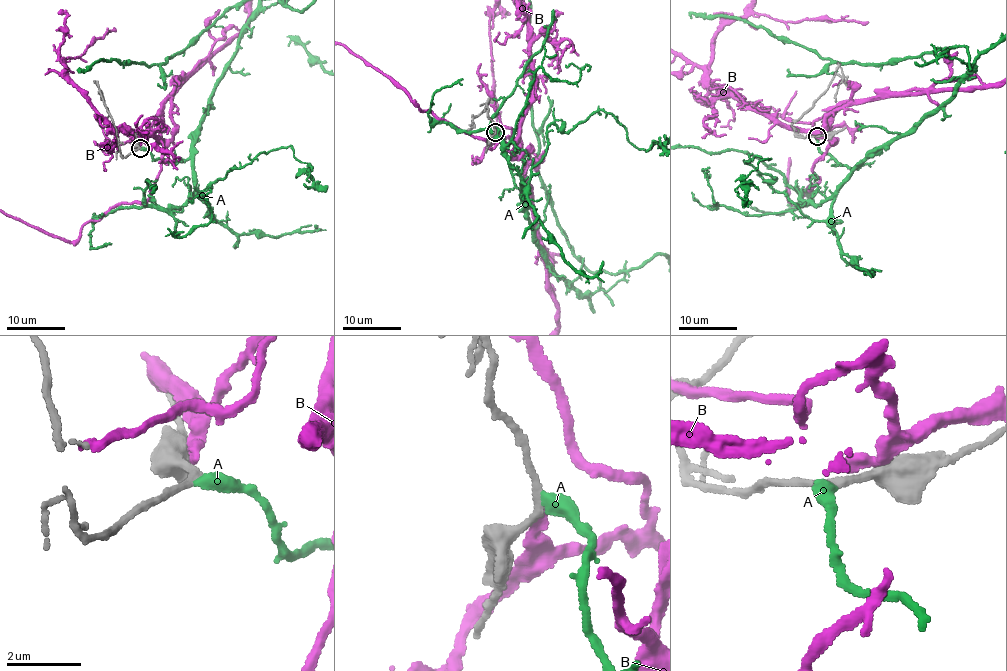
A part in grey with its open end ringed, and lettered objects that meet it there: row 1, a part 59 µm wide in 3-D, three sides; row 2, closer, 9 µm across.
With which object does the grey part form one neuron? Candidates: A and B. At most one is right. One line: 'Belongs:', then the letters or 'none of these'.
Belongs: A

